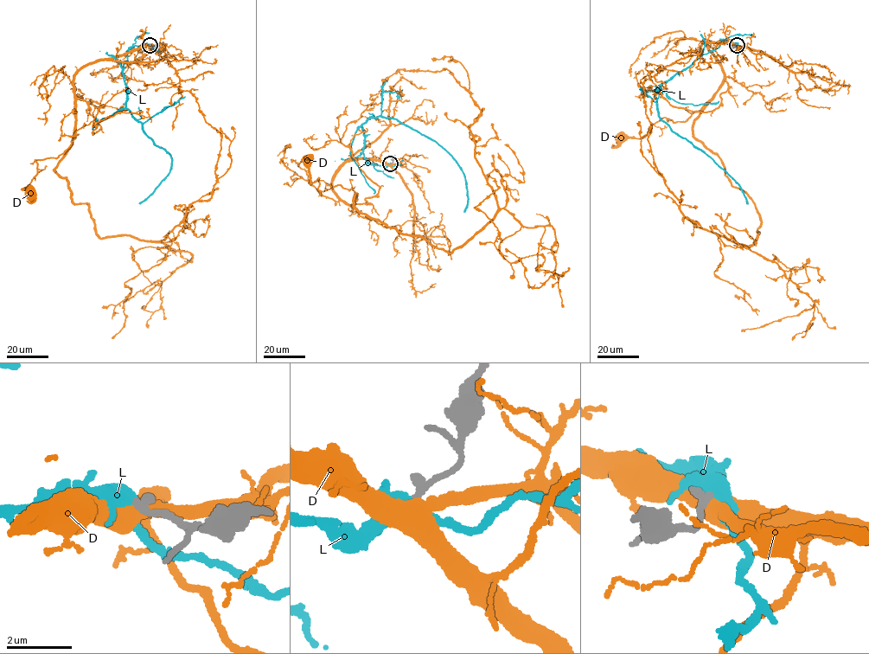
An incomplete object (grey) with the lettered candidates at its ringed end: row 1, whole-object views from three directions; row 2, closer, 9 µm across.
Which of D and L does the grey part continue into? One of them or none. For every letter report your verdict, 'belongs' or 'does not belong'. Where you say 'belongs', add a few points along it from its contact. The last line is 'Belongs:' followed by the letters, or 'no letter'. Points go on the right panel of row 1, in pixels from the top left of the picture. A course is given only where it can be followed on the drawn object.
D: does not belong
L: does not belong
Belongs: no letter

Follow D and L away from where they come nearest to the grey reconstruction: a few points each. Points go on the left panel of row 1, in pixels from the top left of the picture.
D: (150, 45), (98, 59), (77, 73), (75, 133), (56, 157), (35, 160), (37, 173), (22, 189), (31, 191)
L: (150, 45), (134, 46), (128, 50), (123, 71), (128, 91), (126, 107), (172, 160), (165, 179), (139, 203)

